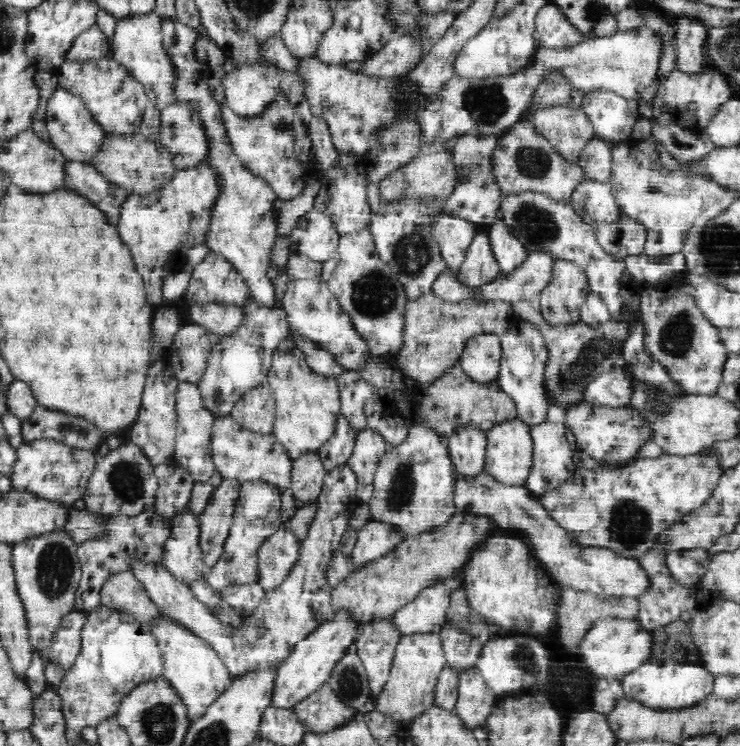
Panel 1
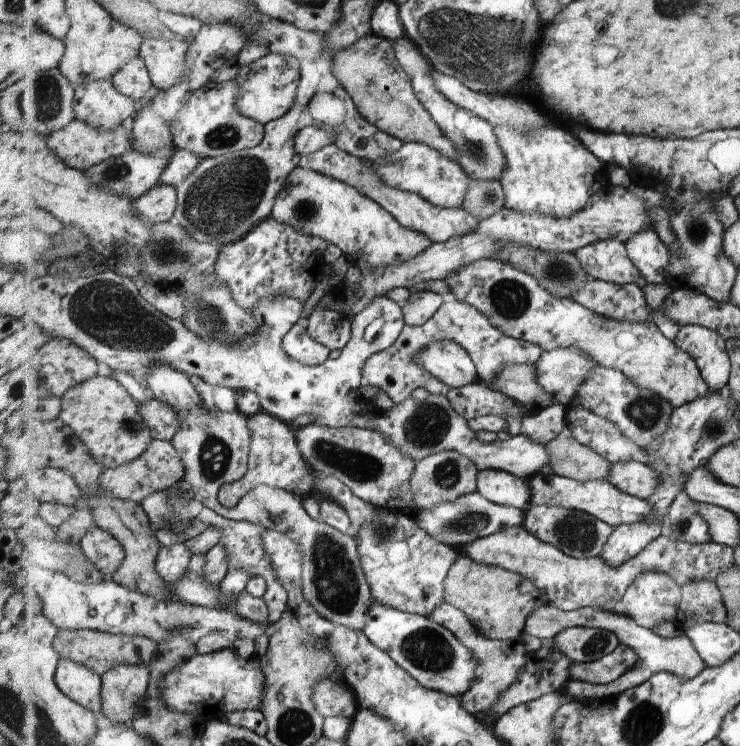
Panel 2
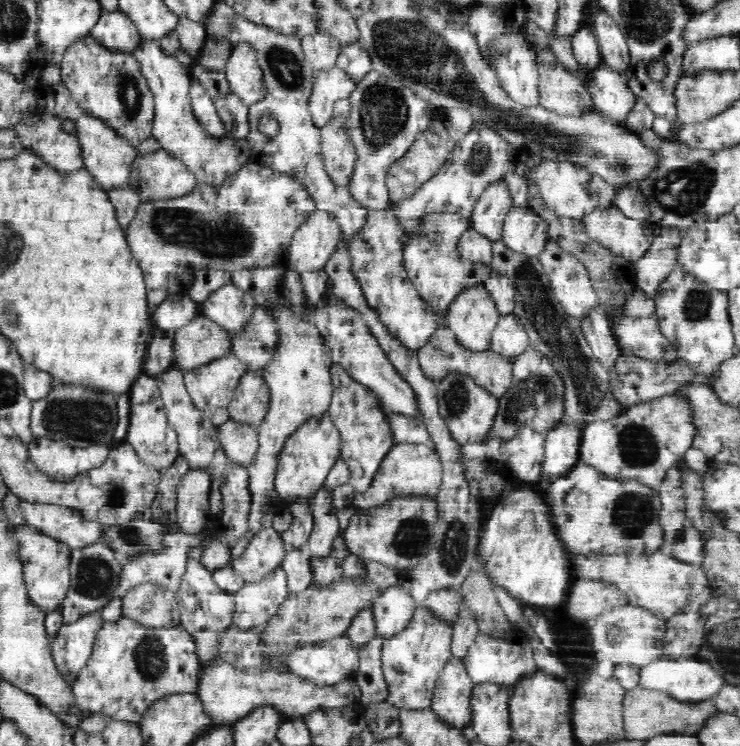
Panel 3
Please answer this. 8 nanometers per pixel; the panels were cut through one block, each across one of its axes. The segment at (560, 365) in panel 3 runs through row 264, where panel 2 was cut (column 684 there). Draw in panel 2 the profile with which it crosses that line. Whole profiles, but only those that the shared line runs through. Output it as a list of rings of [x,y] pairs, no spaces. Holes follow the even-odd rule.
[[[685,490],[677,494],[668,514],[664,516],[662,534],[673,540],[691,544],[706,543],[712,540],[708,521],[699,514],[699,503]]]

